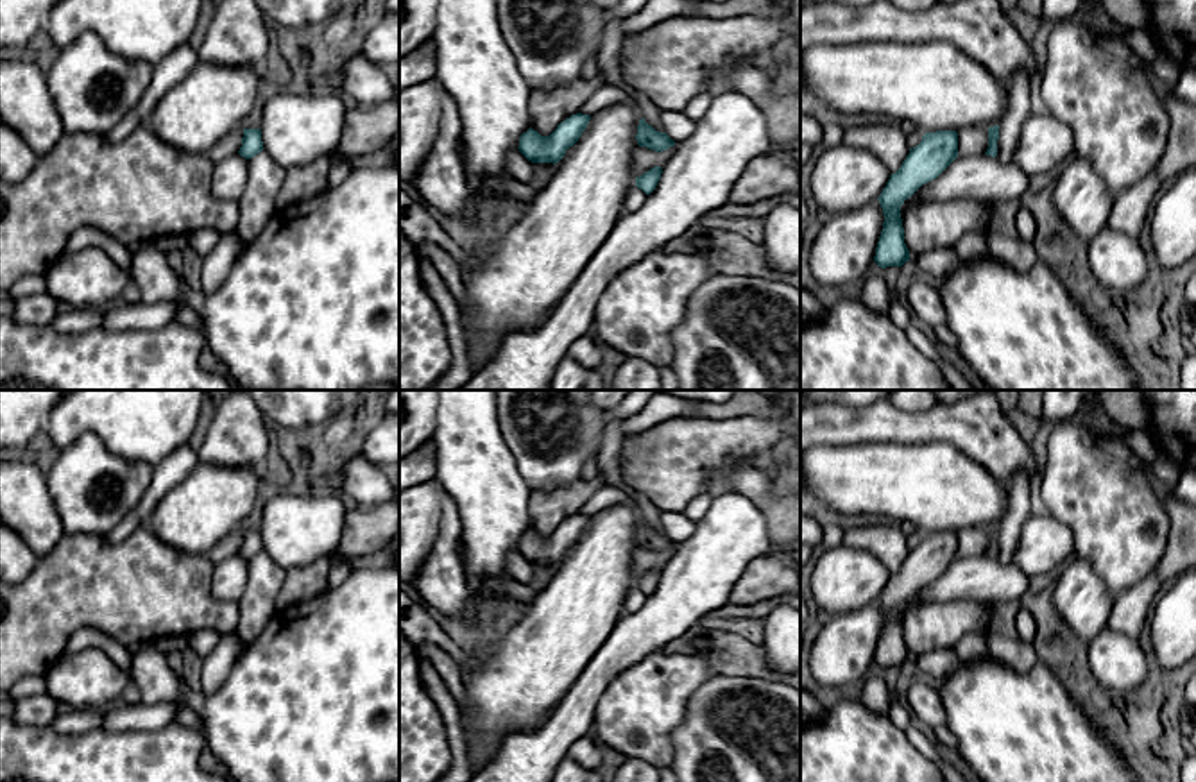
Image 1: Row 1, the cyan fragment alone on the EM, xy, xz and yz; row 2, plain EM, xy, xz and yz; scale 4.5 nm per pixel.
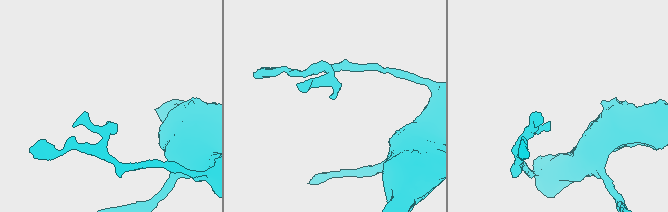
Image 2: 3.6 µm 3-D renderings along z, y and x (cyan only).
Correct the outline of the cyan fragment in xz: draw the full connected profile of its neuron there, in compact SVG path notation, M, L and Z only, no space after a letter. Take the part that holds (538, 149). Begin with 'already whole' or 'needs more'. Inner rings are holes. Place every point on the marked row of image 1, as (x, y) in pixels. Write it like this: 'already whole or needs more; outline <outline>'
already whole; outline M571 115L550 136L541 136L532 127L519 138L519 152L532 163L559 163L585 131L591 116Z

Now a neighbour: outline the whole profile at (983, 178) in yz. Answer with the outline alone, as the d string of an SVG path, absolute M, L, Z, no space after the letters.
M978 154L956 157L936 179L922 184L901 206L901 218L913 204L922 200L976 199L999 204L1022 199L1029 190L1026 175L1013 161L1003 163L997 157Z

